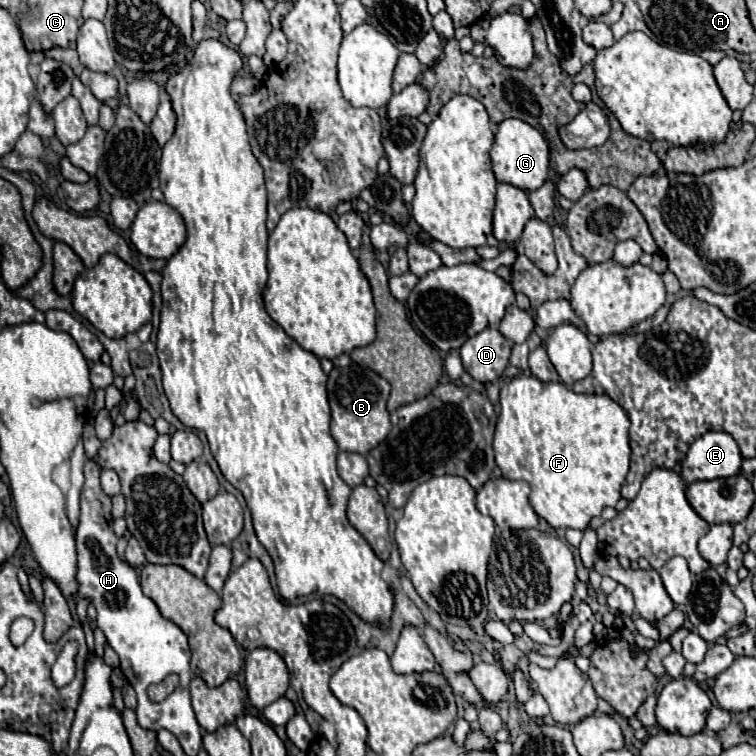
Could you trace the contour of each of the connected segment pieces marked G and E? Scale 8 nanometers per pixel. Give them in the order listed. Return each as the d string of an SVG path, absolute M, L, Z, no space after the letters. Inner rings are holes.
M510 117L498 123L496 141L490 151L490 157L494 165L494 175L502 183L510 183L510 185L518 185L520 189L534 191L548 179L548 143L538 129L524 123L522 119Z
M708 431L690 445L682 461L682 479L694 483L702 479L732 477L740 473L740 465L742 455L734 437L724 431Z

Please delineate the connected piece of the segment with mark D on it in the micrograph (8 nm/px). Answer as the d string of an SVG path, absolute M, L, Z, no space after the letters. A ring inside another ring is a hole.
M484 329L460 347L464 369L480 383L496 381L508 367L512 343L498 329Z

